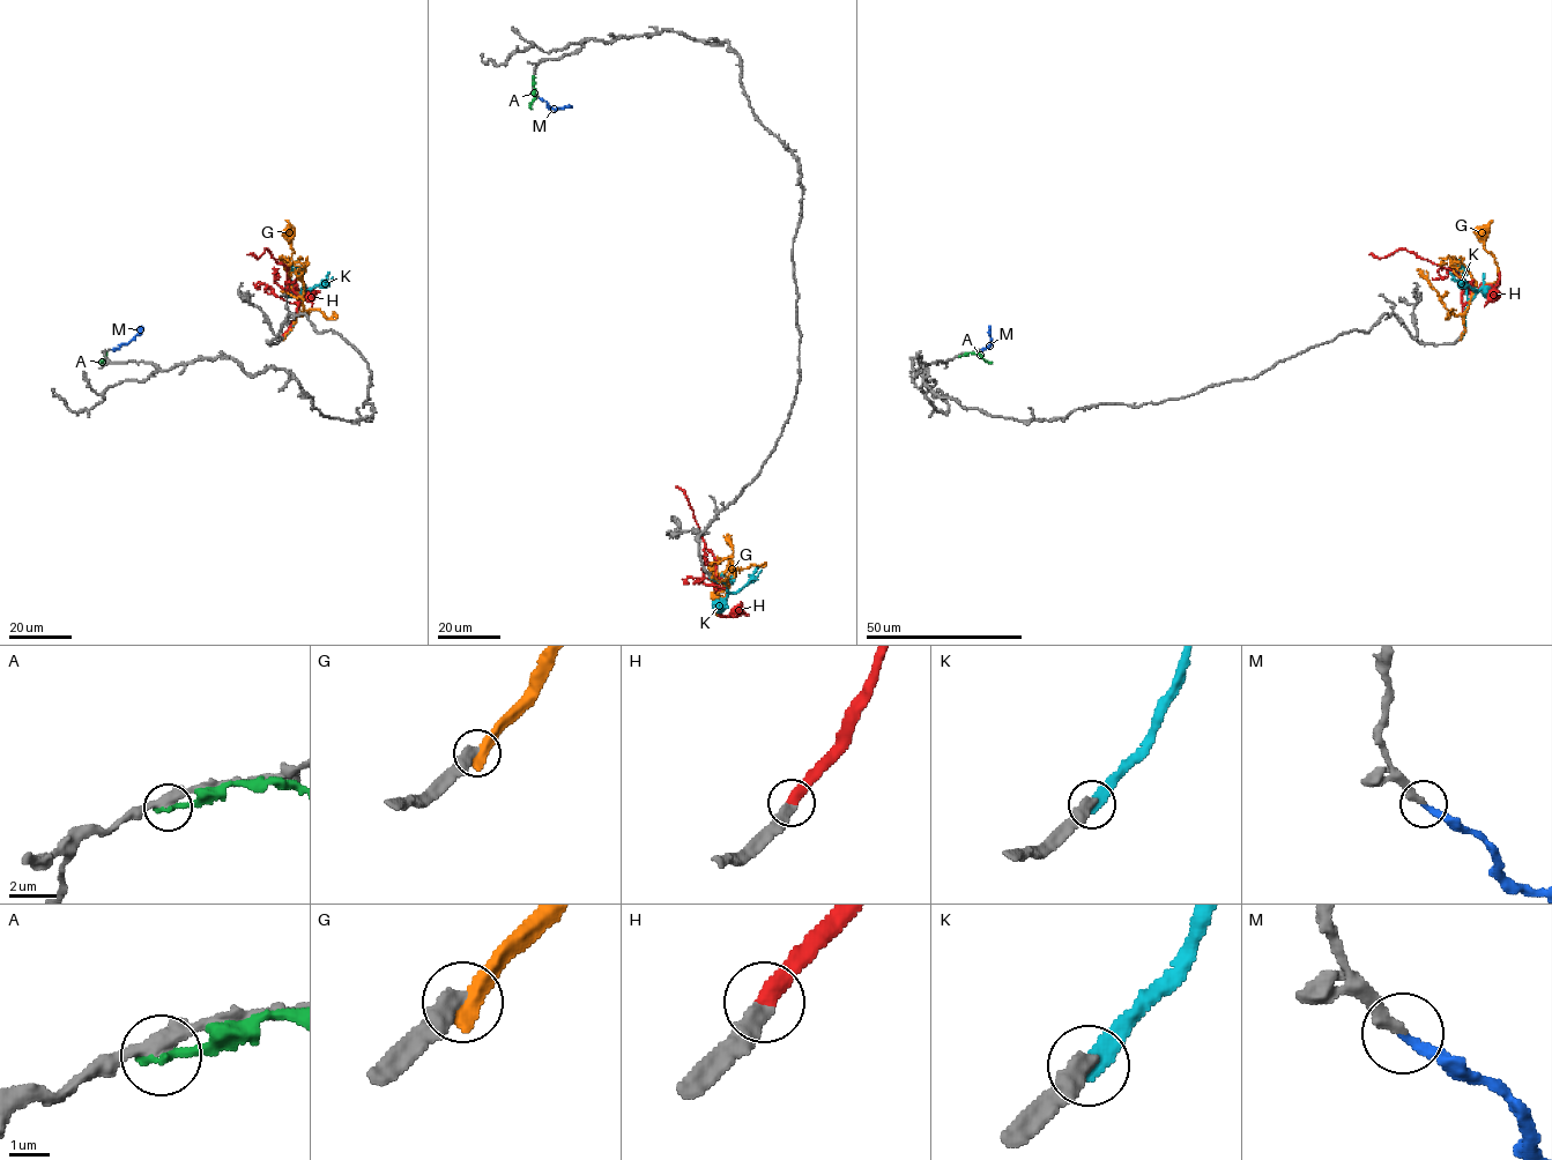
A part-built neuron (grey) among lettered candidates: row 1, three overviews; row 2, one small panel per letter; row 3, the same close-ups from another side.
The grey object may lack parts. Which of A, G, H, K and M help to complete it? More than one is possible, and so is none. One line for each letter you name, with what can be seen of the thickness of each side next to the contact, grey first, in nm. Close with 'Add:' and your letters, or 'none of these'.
H: 360/360 nm
M: 260/240 nm
Add: H, M

